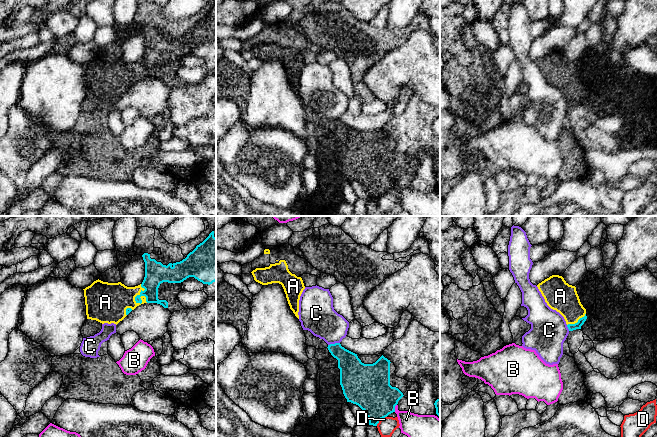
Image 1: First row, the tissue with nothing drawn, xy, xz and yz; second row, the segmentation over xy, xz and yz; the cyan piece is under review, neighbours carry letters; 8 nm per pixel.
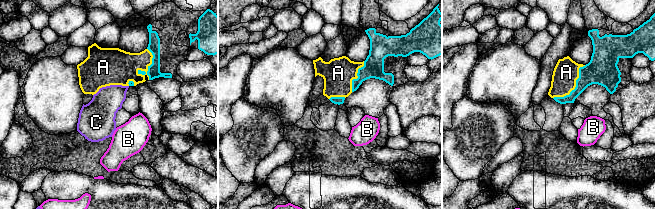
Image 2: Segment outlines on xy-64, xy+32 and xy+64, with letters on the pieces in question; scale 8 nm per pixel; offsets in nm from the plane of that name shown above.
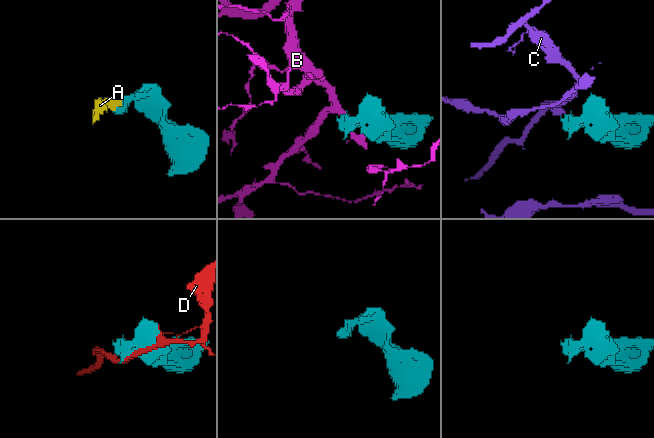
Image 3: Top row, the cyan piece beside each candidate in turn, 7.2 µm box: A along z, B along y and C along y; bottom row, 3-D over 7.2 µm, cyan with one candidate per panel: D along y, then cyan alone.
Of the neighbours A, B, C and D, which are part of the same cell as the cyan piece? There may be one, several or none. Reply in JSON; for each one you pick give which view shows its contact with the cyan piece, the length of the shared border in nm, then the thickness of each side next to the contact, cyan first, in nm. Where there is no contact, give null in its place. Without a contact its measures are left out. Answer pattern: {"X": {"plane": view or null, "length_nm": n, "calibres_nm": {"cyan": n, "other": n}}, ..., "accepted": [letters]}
{"A": {"plane": "xy", "length_nm": 170, "calibres_nm": {"cyan": 180, "other": 280}}, "accepted": ["A"]}

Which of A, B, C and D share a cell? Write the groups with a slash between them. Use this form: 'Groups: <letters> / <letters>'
Groups: A / B / C / D

